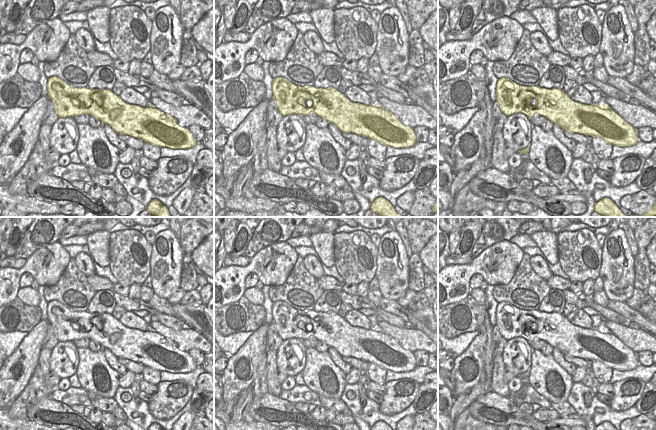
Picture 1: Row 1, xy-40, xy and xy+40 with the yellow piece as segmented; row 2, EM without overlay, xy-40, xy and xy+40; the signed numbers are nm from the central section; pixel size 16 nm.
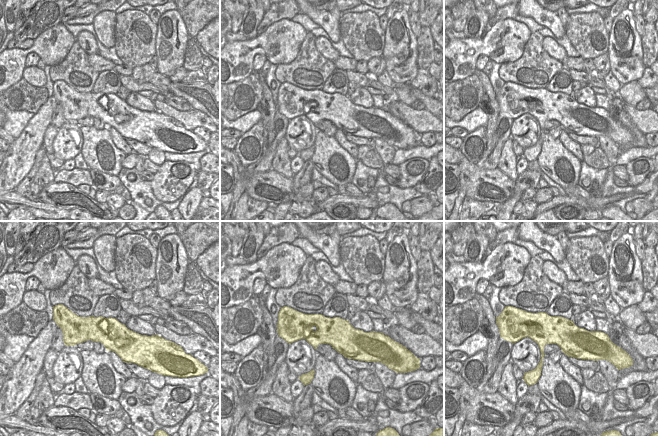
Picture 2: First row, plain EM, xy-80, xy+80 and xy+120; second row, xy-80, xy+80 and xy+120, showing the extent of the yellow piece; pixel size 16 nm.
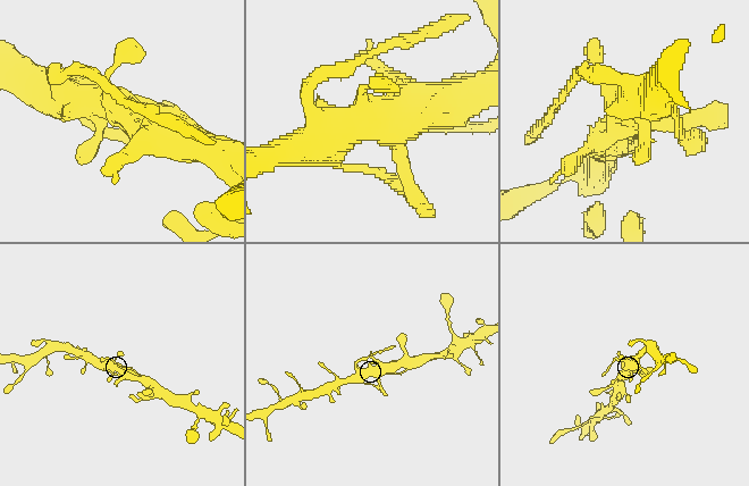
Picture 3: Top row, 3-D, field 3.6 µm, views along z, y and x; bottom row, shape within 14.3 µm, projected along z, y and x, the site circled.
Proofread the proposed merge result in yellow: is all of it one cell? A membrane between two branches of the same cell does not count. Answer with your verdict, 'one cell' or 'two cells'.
two cells

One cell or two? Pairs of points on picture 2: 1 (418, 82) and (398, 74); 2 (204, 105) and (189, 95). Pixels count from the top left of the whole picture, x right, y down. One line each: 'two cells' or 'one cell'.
1: two cells
2: one cell

